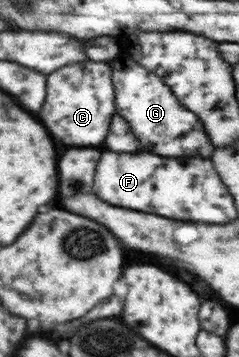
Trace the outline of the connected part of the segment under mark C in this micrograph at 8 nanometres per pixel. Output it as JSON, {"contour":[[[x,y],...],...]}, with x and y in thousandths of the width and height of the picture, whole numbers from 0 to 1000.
{"contour":[[[322,174],[297,185],[255,185],[247,196],[230,196],[230,207],[197,213],[197,235],[188,235],[188,286],[163,308],[163,336],[180,342],[180,353],[197,353],[197,364],[213,364],[213,381],[238,387],[247,398],[280,403],[280,409],[397,409],[423,403],[431,387],[448,381],[448,359],[464,319],[473,319],[473,246],[464,241],[464,213],[456,213],[456,188],[448,176],[423,174]]]}

